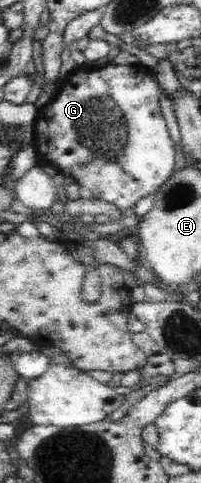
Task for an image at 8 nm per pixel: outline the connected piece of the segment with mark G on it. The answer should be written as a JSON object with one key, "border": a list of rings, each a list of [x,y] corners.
{"border":[[[106,63],[99,67],[83,67],[79,66],[76,73],[72,73],[66,81],[61,81],[60,87],[53,91],[53,96],[46,106],[40,108],[39,117],[33,125],[33,142],[32,145],[42,157],[54,165],[61,175],[71,176],[84,189],[92,192],[96,199],[106,201],[108,204],[113,204],[118,210],[131,209],[136,206],[142,197],[148,197],[150,193],[154,193],[162,185],[175,170],[174,155],[176,148],[174,140],[169,134],[165,117],[162,115],[159,95],[162,91],[156,77],[153,76],[153,68],[137,63],[134,65],[120,65],[114,63]]]}

